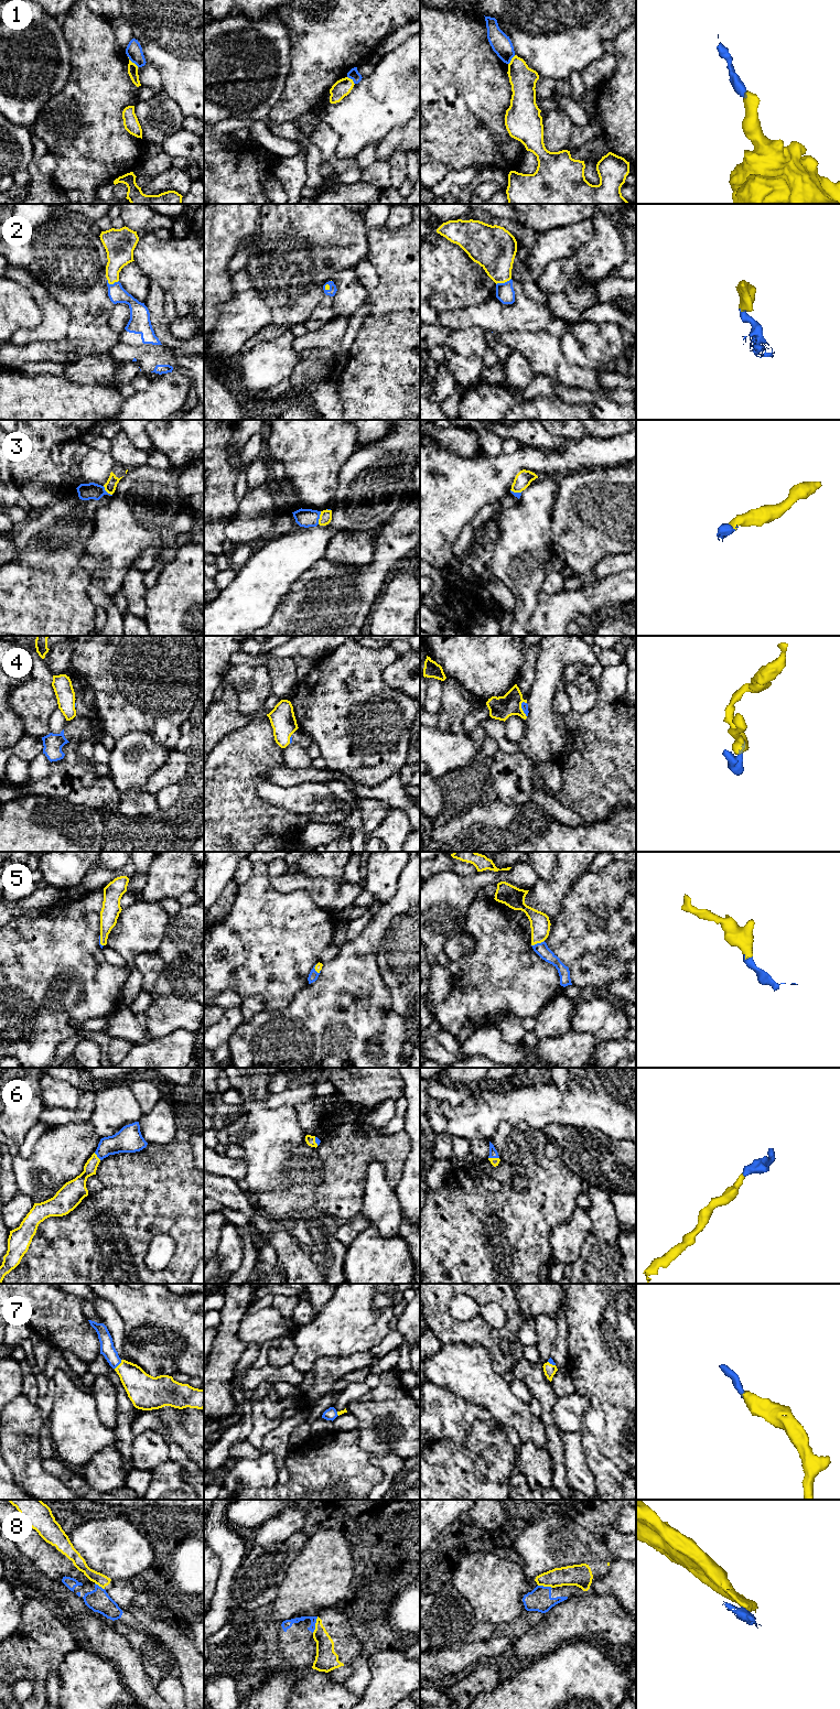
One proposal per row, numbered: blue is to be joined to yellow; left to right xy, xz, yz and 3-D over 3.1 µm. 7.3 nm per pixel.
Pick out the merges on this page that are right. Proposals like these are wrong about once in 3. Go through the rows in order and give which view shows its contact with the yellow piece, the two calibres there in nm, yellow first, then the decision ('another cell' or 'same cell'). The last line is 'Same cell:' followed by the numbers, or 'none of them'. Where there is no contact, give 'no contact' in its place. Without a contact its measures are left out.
1: xy | 80/120 nm | another cell
2: yz | 320/140 nm | same cell
3: xz | 90/130 nm | same cell
4: yz | 170/50 nm | same cell
5: yz | 140/100 nm | same cell
6: yz | 60/60 nm | same cell
7: xy | 240/110 nm | same cell
8: xz | 140/70 nm | another cell
Same cell: 2, 3, 4, 5, 6, 7

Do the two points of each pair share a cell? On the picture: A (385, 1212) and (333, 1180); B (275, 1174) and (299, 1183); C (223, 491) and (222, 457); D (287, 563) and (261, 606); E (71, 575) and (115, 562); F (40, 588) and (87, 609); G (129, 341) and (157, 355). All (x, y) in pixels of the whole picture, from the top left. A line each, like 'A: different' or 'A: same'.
A: different
B: same
C: same
D: same
E: different
F: same
G: same

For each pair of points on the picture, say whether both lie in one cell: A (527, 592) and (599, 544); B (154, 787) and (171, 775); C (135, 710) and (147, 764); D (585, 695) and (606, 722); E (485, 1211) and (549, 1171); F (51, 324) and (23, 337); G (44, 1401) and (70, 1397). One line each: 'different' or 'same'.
A: different
B: same
C: different
D: different
E: same
F: same
G: different

